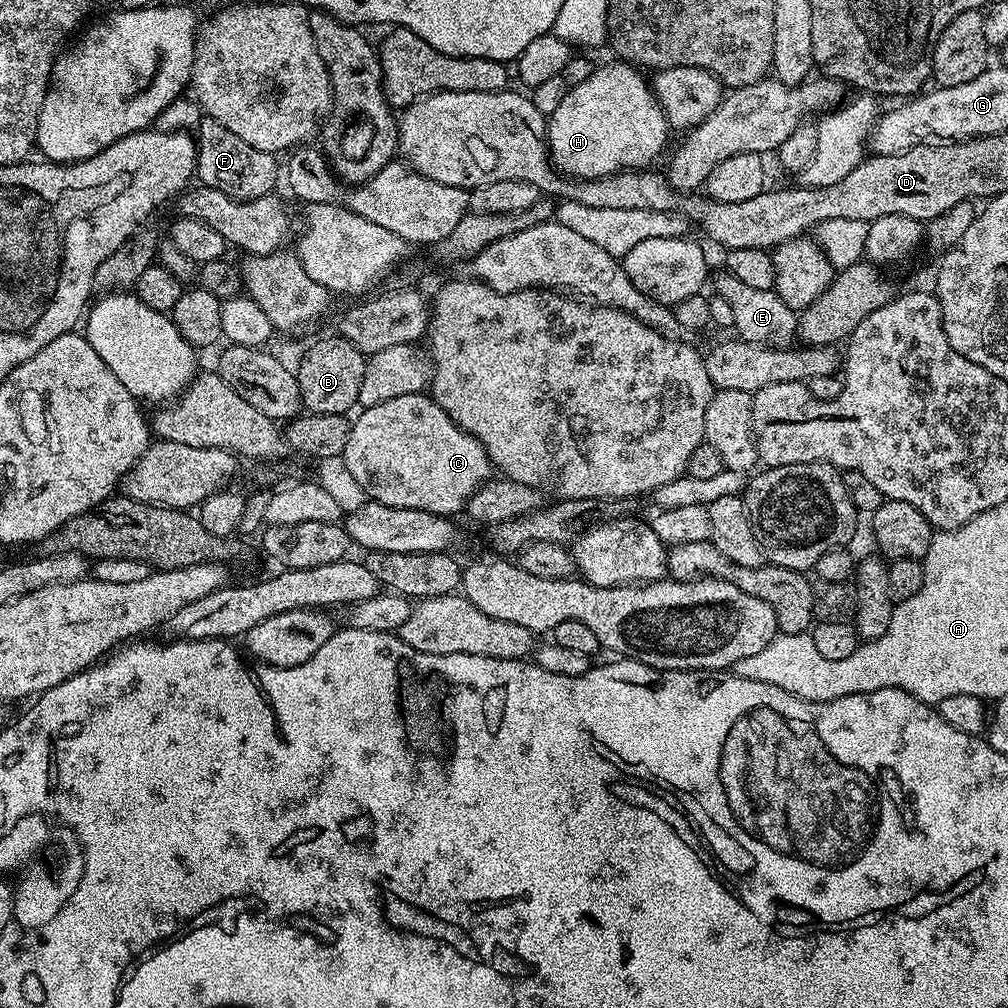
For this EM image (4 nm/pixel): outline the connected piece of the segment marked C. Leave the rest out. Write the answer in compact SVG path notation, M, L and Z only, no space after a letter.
M415 392L414 394L402 394L402 398L390 398L390 402L378 402L378 406L370 406L363 409L359 413L361 416L357 420L351 421L348 429L348 437L346 438L346 446L342 463L348 471L348 476L365 492L368 500L377 500L386 506L398 506L402 510L426 510L430 514L438 514L439 516L455 517L455 512L463 513L465 511L468 499L484 485L487 480L493 479L494 465L490 457L486 454L486 450L482 446L482 442L478 442L478 438L474 438L466 430L462 430L450 418L450 414L446 414L442 410L442 406L438 406L438 402L432 399L431 395L424 392Z

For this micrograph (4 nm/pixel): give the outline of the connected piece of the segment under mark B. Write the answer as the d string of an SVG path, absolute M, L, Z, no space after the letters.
M333 334L333 336L324 336L321 340L314 341L305 350L300 365L295 365L294 368L301 405L308 412L318 414L342 416L351 413L351 408L355 409L360 402L365 359L365 353L359 352L342 335Z

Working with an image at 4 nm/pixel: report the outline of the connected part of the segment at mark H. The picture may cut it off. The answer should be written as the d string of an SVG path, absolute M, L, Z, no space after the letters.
M627 62L615 63L593 67L590 78L569 88L558 110L547 117L548 155L558 172L573 179L597 180L603 176L613 176L615 172L643 169L651 165L648 163L663 150L670 135L664 111L660 109L645 73Z

